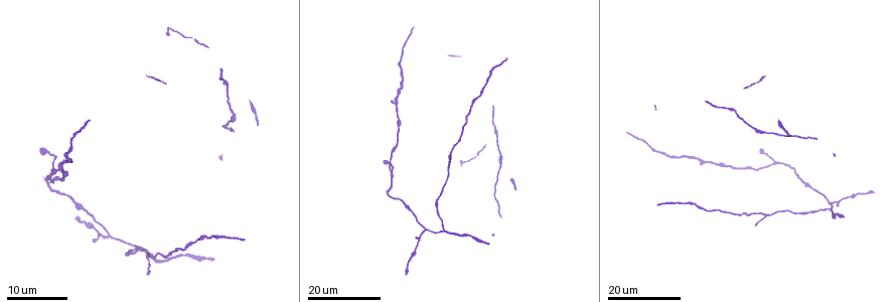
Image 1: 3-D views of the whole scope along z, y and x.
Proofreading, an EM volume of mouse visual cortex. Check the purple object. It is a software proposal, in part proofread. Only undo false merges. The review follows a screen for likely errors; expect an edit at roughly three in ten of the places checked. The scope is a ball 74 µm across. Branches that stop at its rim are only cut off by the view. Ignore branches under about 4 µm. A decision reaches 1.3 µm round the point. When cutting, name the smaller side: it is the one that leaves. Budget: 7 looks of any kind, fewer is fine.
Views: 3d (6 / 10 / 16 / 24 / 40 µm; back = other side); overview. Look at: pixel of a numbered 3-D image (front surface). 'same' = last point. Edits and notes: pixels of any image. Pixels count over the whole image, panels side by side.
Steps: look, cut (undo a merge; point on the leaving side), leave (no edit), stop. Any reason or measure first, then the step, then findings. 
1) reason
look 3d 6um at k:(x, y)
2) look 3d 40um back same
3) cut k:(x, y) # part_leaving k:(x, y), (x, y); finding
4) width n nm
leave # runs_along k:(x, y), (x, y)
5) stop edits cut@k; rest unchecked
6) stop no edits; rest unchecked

three-way junction
look 3d 24um at 1:(391, 176)

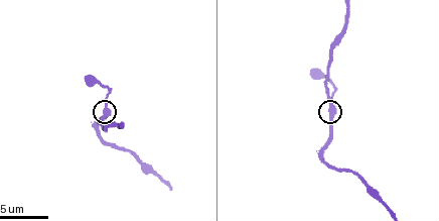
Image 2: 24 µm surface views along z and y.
look 3d 6um at 2:(332, 109)

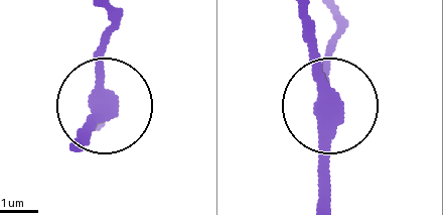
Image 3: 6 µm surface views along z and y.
arms 3
leave # runs_along 3:(321, 202), (331, 41); all the same cell

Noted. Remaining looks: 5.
three-way junction
look 3d 24um at 1:(829, 203)

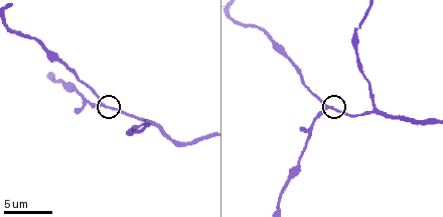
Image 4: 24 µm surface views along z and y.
look 3d 6um at 4:(103, 104)

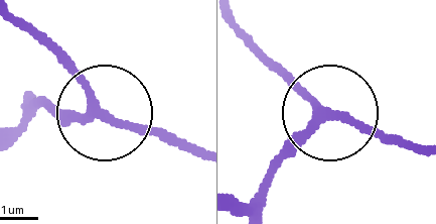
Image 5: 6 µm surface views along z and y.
side_arm 15 um; arms 3
leave # all the same cell

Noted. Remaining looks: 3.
three arms meet
look 3d 10um at 4:(375, 108)

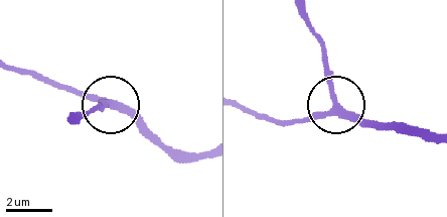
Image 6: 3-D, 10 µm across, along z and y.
arms 3
leave # runs_along 6:(240, 108), (280, 119), (331, 108), (326, 45); continuous, no second cell

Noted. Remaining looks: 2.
stop no edits; rest unchecked

